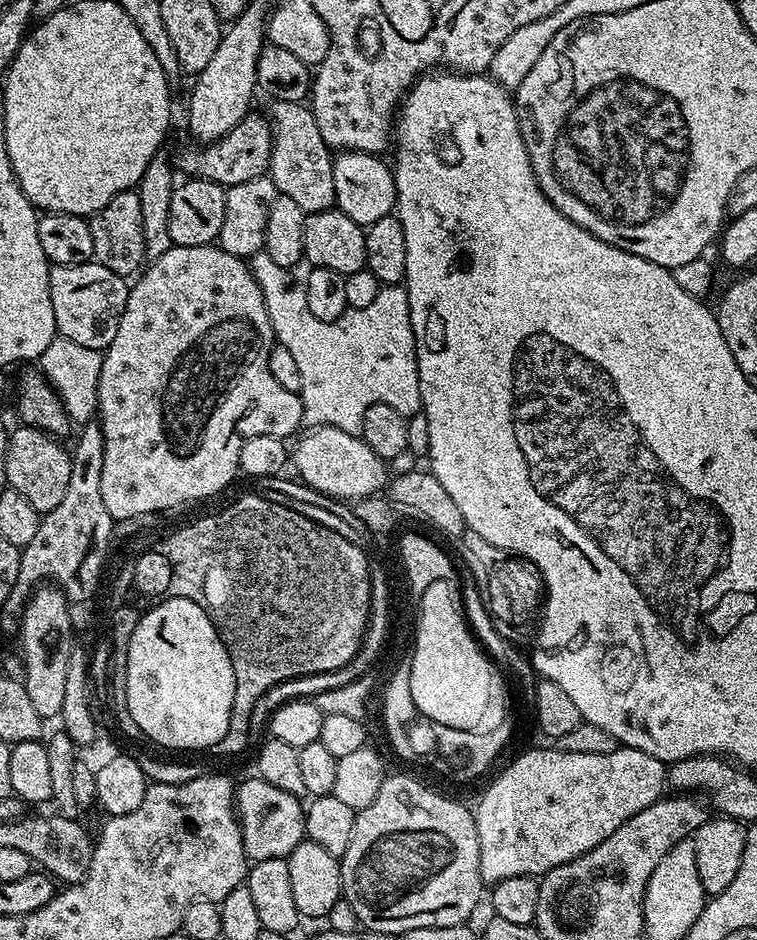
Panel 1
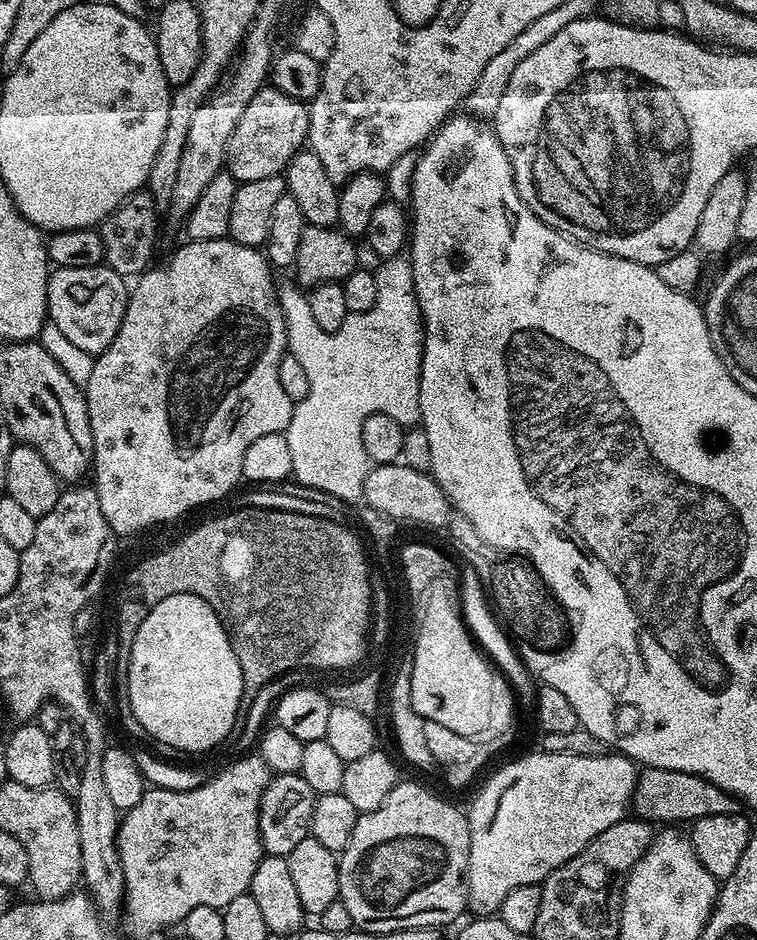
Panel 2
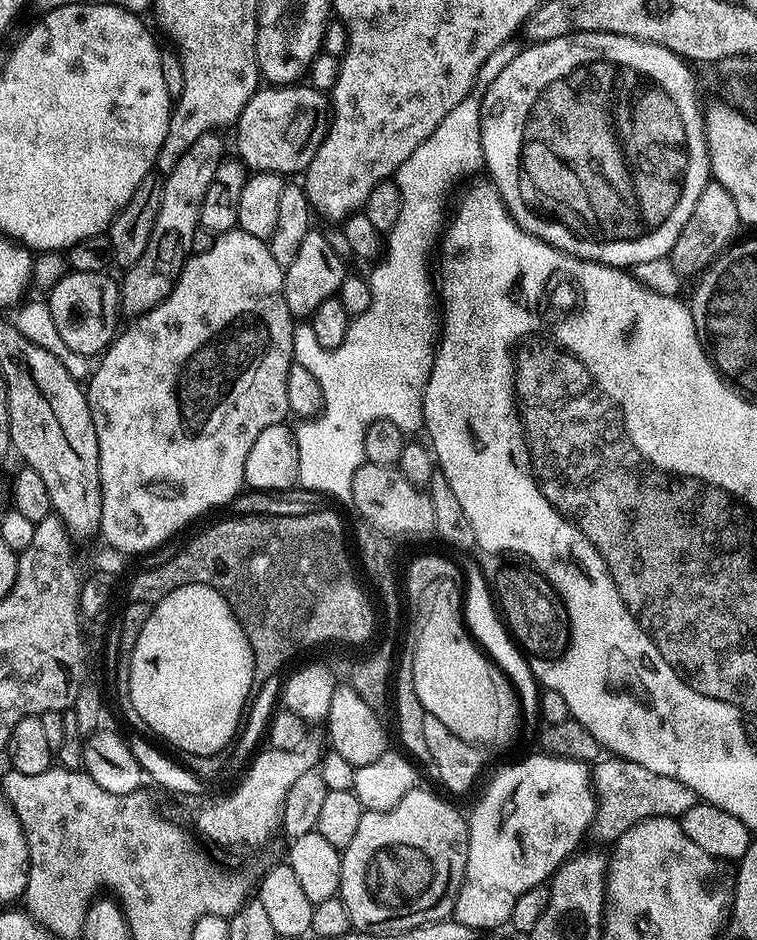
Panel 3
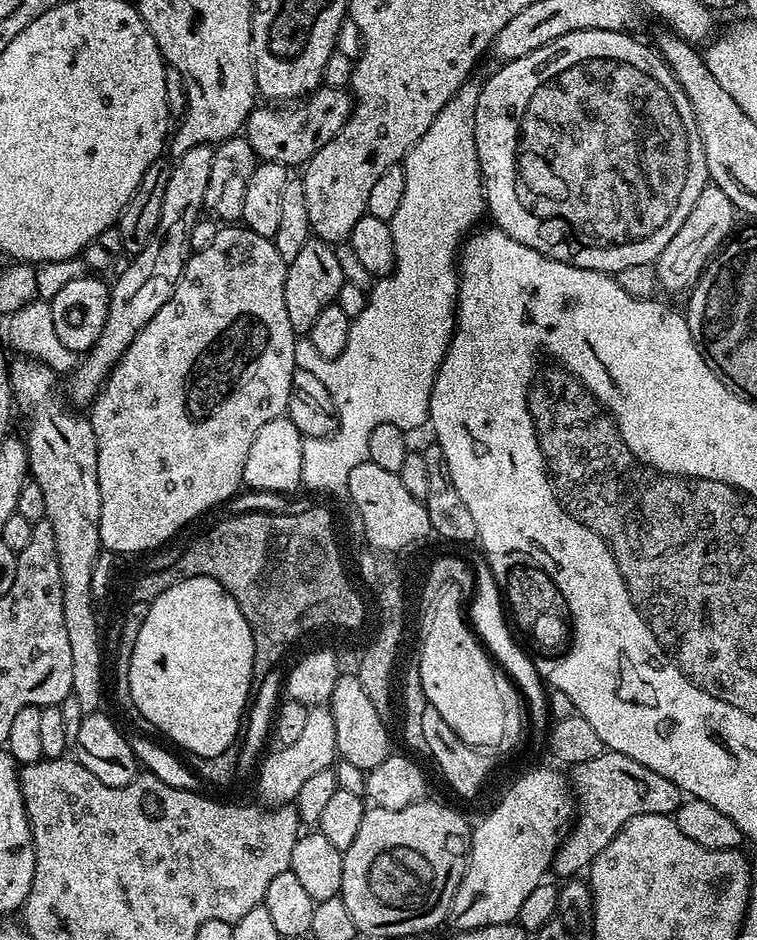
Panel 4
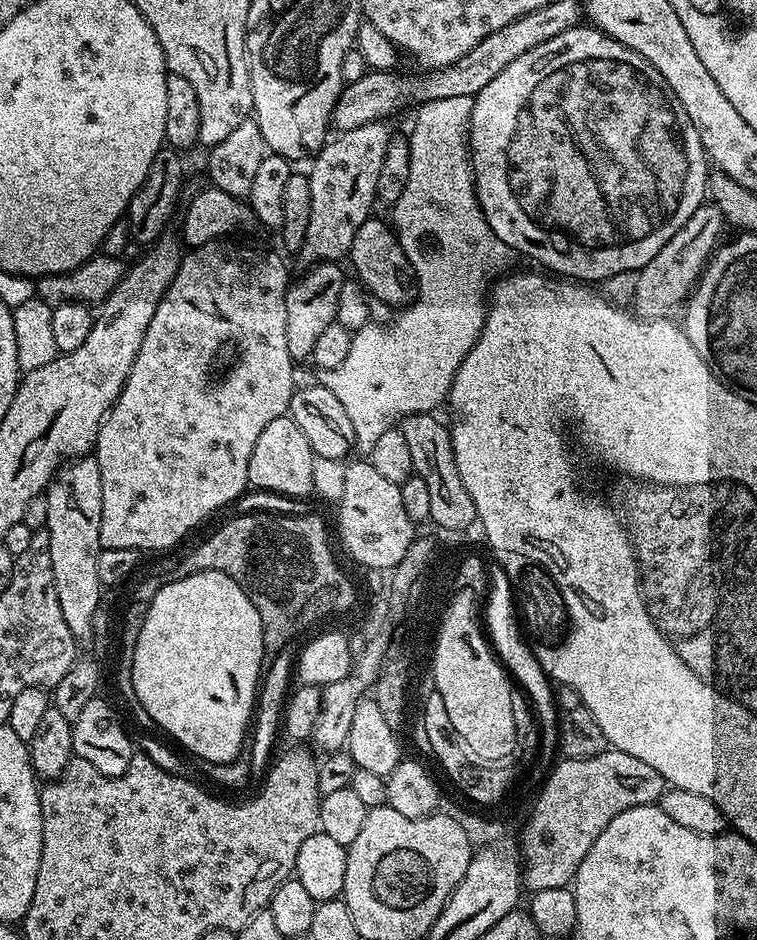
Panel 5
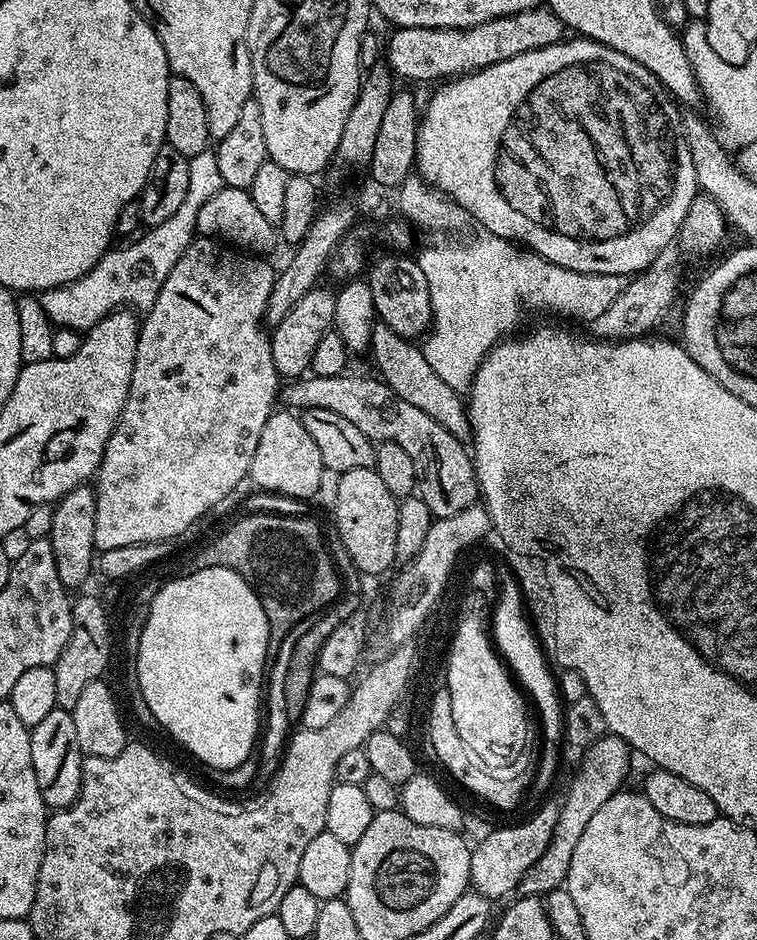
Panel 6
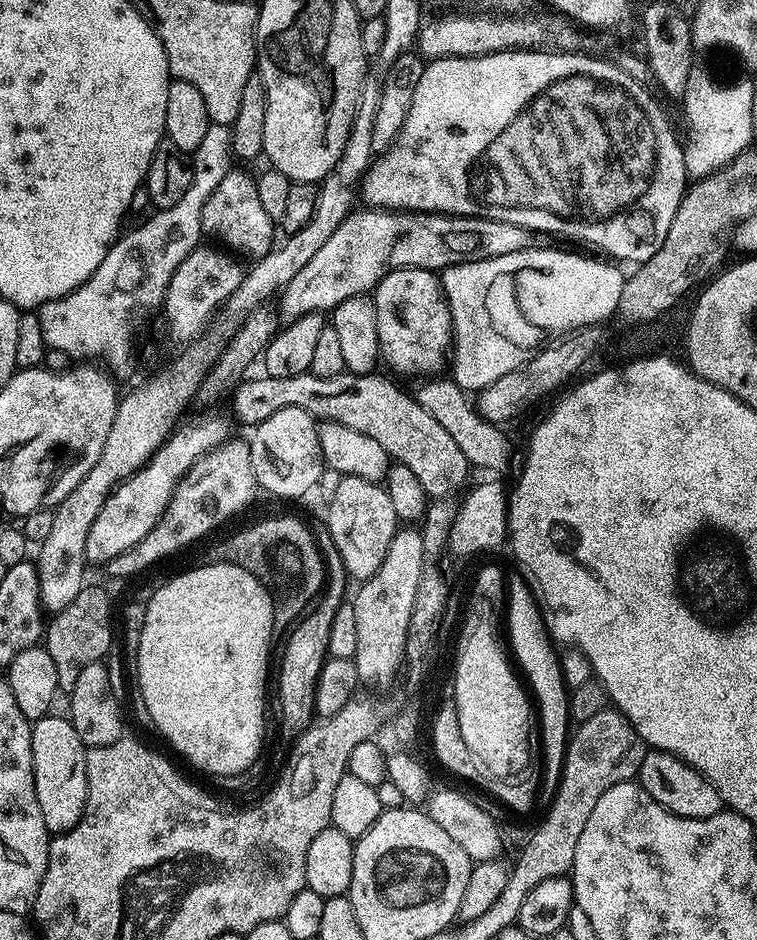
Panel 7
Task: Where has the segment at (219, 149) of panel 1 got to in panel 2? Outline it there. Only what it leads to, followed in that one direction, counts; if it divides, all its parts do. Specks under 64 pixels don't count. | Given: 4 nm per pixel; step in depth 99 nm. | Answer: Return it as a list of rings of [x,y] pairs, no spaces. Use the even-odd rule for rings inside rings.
[[[271,86],[260,88],[234,126],[234,134],[228,143],[226,171],[240,184],[281,175],[305,147],[310,126],[308,110],[309,105],[296,96],[288,96]]]

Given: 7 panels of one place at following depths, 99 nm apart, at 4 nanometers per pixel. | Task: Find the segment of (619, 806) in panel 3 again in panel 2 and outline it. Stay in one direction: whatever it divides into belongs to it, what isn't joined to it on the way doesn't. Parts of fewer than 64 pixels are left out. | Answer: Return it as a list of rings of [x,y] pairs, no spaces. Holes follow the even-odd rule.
[[[645,767],[636,777],[636,792],[632,796],[630,808],[639,819],[655,822],[657,825],[660,823],[660,826],[684,826],[698,818],[710,818],[710,814],[736,812],[738,801],[735,796],[723,792],[721,788],[714,786],[714,782],[698,774]]]

